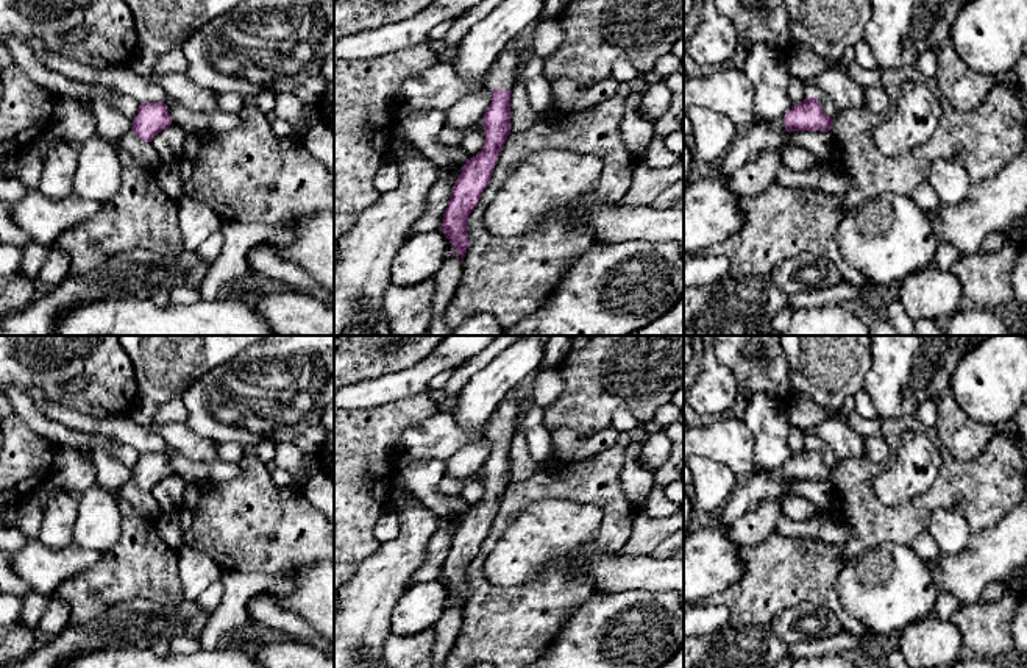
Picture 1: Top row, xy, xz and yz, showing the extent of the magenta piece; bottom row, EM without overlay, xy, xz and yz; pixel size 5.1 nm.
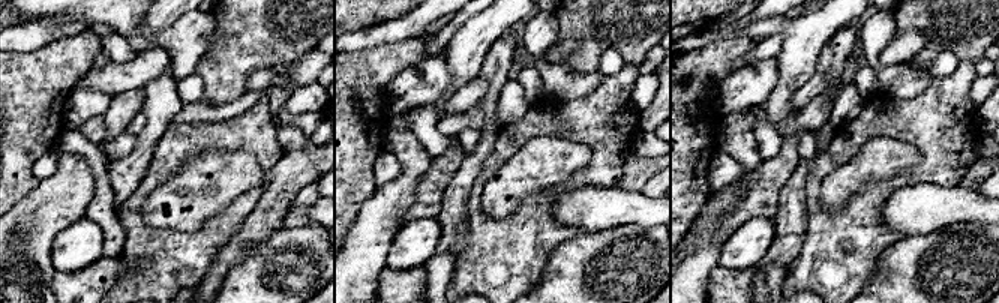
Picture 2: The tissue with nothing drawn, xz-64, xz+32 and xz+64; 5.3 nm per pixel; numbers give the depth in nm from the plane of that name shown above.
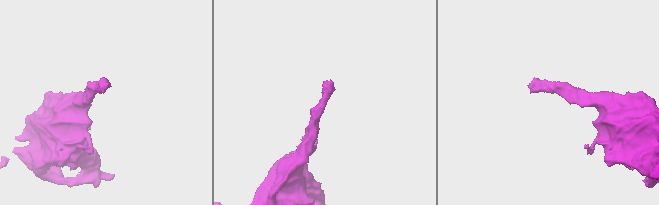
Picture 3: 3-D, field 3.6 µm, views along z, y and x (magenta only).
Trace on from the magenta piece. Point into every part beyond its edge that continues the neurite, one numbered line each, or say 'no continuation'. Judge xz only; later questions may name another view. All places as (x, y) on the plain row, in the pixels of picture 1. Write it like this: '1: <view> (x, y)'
1: xz (503, 423)

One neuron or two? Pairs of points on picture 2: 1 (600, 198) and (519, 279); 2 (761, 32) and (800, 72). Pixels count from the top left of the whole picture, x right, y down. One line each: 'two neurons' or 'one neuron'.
1: two neurons
2: one neuron

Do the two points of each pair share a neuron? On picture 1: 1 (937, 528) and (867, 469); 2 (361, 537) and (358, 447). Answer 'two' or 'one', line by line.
1: two
2: one

